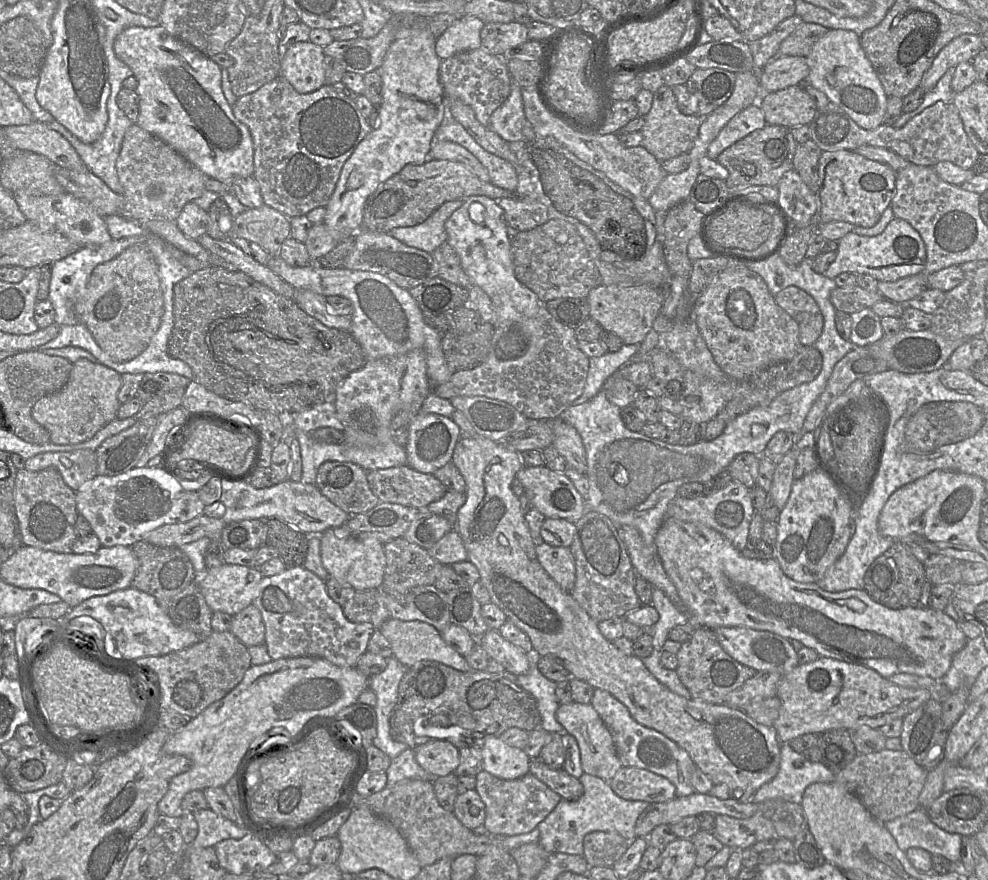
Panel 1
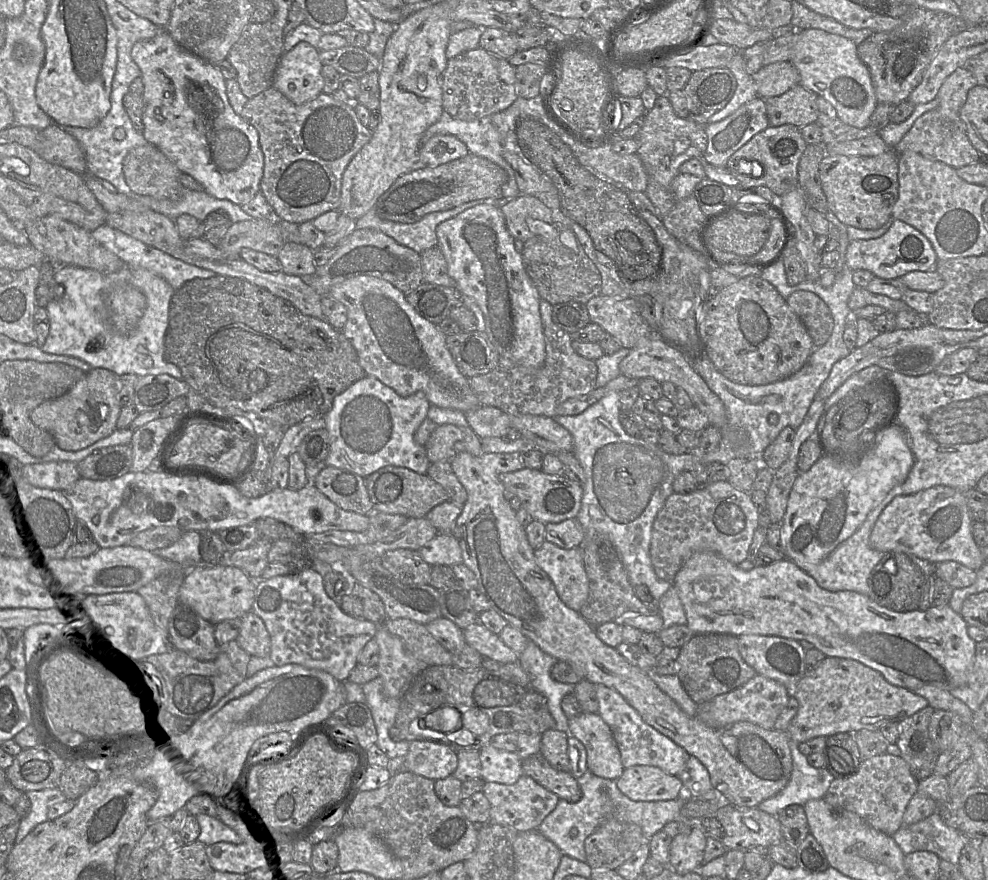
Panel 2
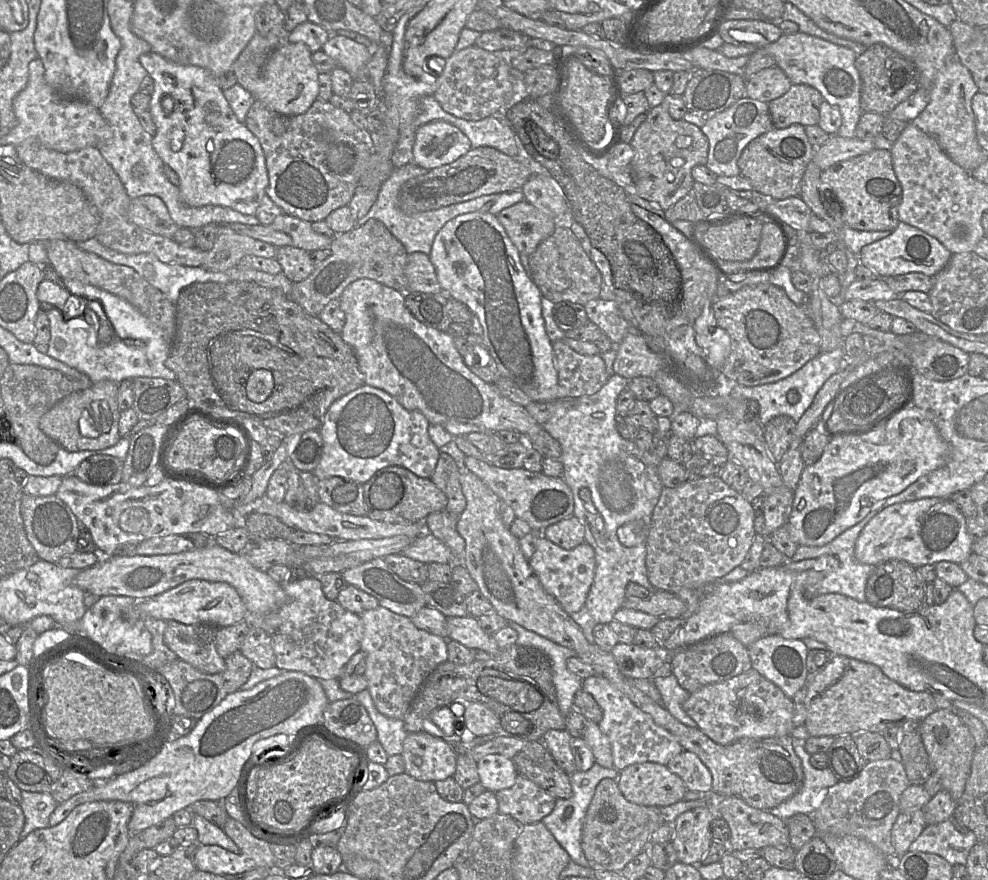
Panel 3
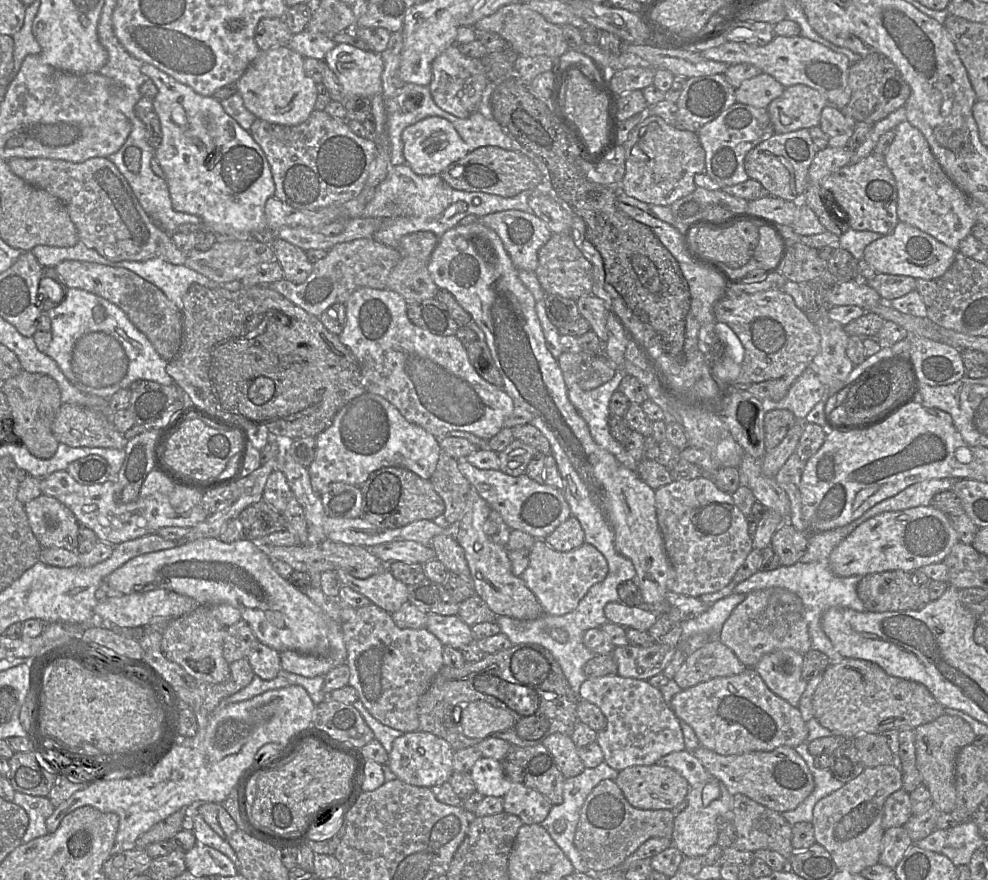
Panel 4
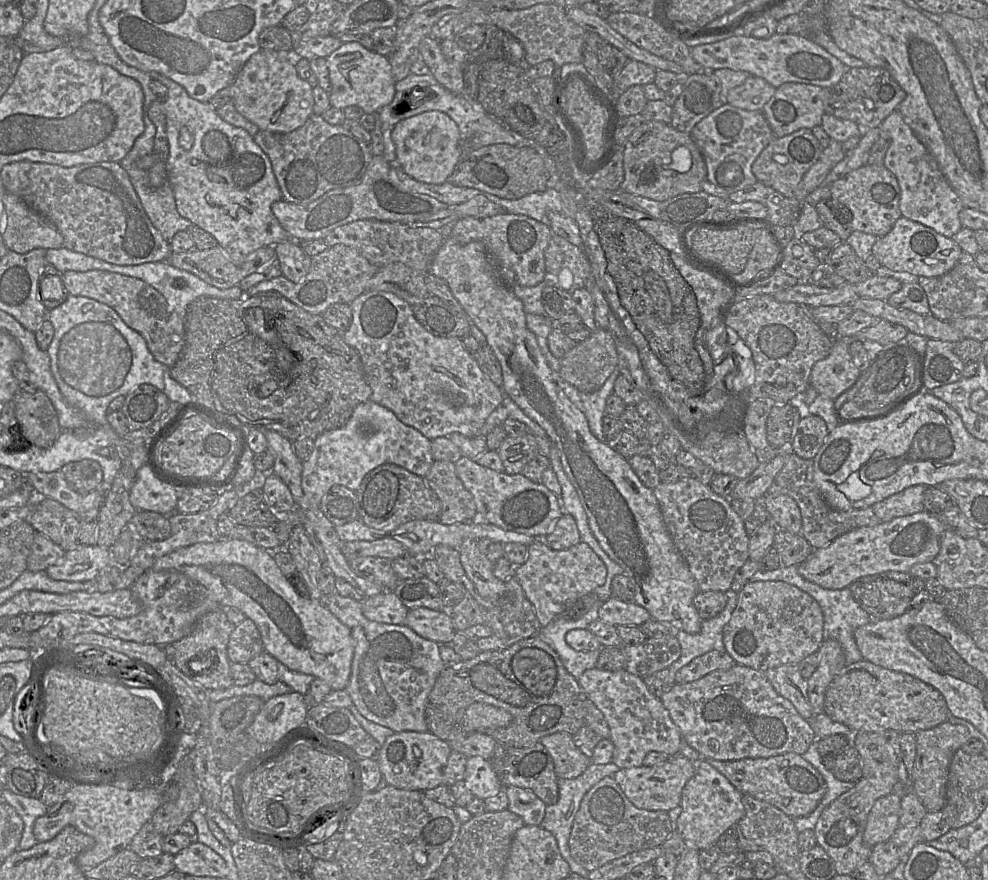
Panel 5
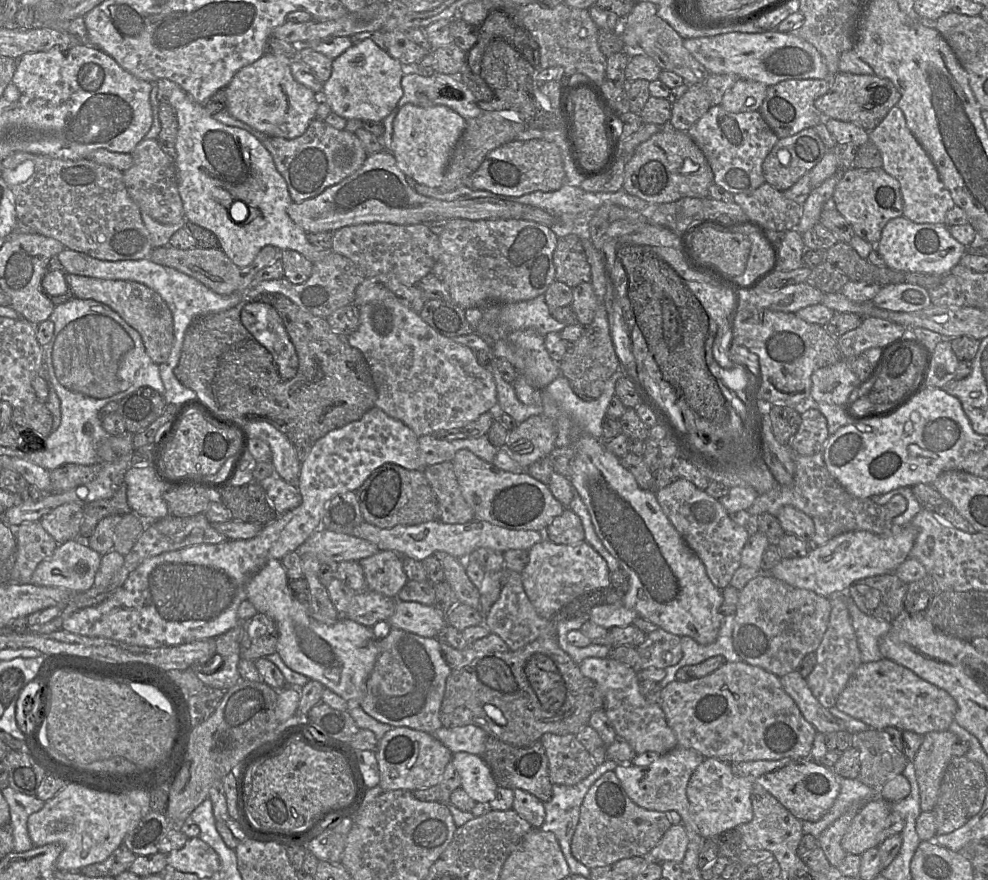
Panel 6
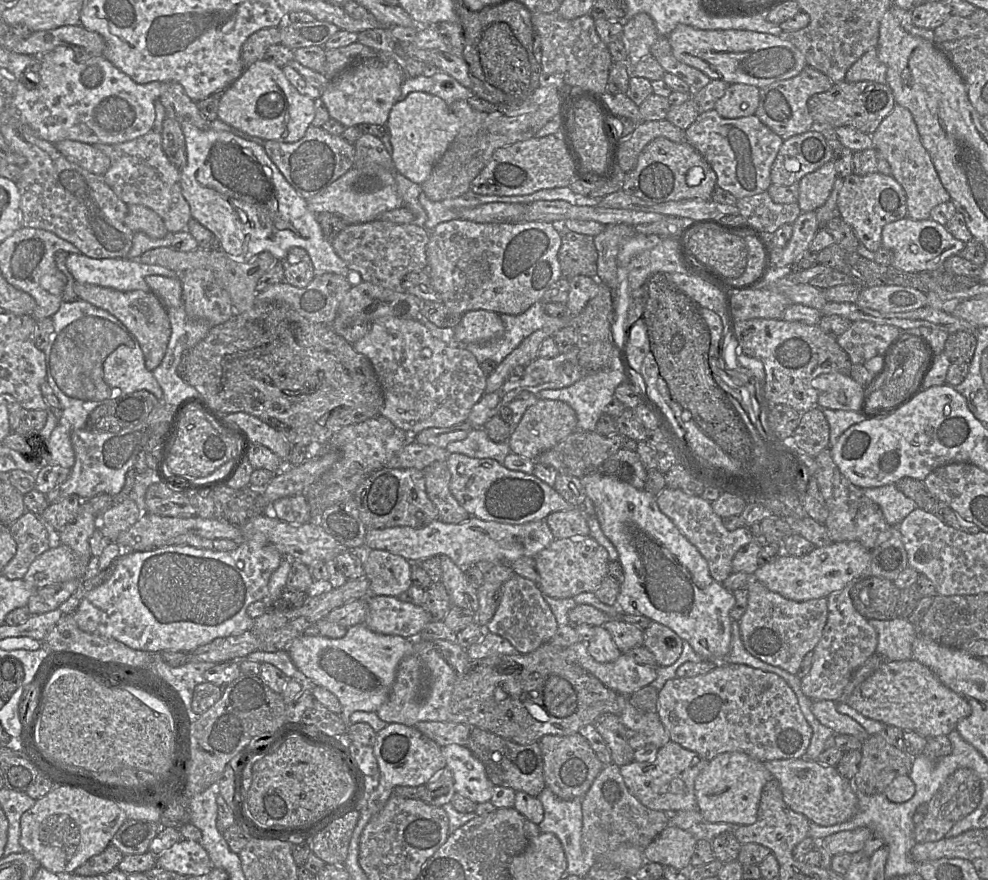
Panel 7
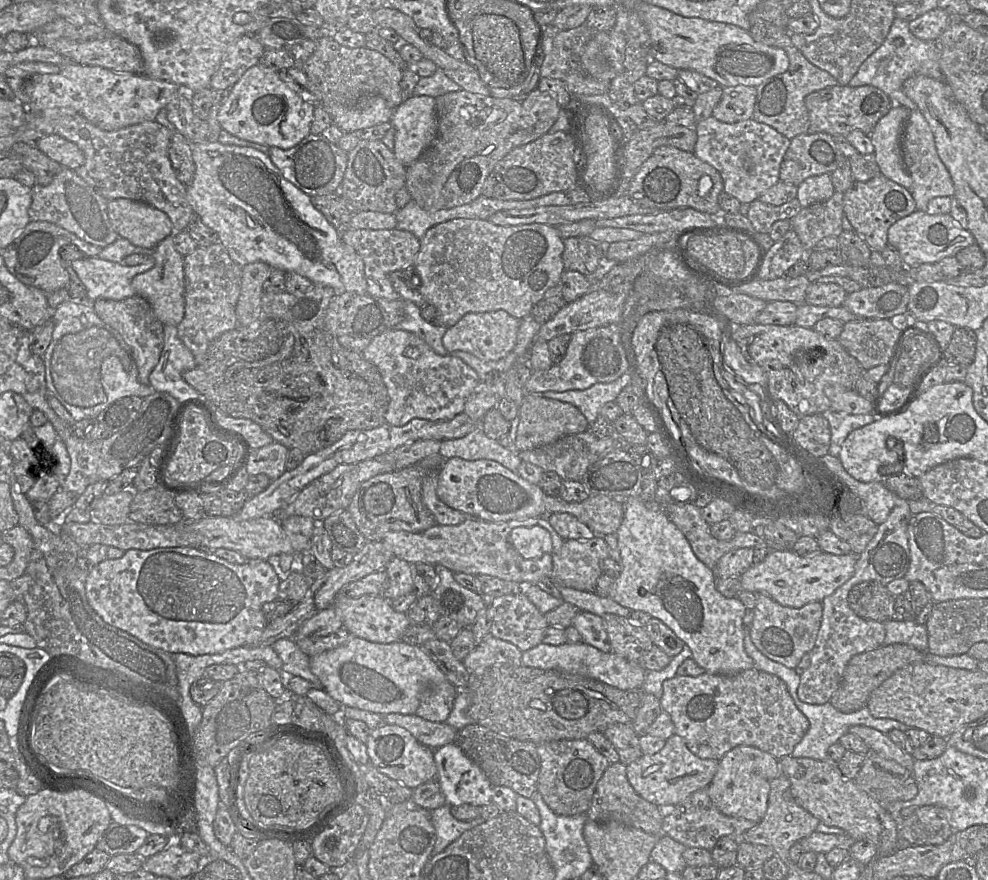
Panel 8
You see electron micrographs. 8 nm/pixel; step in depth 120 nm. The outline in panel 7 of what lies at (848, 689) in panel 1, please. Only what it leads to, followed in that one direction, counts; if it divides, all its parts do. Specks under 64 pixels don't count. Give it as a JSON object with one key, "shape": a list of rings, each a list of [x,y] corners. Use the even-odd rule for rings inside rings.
{"shape":[[[916,660],[885,661],[865,681],[858,685],[846,702],[863,716],[895,726],[903,731],[912,731],[925,738],[947,736],[956,729],[962,719],[971,712],[969,702],[961,695],[945,686],[934,672]]]}

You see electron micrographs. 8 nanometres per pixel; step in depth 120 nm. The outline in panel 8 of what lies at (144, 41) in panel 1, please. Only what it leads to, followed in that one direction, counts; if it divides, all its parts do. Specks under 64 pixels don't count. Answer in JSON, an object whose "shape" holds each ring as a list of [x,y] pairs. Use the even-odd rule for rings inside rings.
{"shape":[[[208,141],[191,145],[192,159],[195,165],[195,172],[192,182],[186,187],[187,200],[201,222],[212,229],[218,237],[218,242],[223,245],[230,258],[239,266],[245,266],[252,262],[263,262],[271,268],[277,268],[284,272],[298,273],[308,278],[312,284],[325,285],[333,288],[336,294],[343,292],[355,292],[358,294],[367,293],[367,282],[364,275],[364,263],[359,254],[341,239],[341,231],[333,227],[311,203],[311,197],[287,181],[278,168],[270,160],[269,156],[261,151],[237,145],[222,144],[219,141]]]}

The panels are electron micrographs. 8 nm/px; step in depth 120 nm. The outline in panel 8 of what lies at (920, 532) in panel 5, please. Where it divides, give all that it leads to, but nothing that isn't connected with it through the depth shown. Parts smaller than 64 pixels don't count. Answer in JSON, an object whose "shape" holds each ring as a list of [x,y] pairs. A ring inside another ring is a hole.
{"shape":[[[771,550],[766,558],[753,564],[741,576],[742,590],[765,593],[782,606],[800,608],[811,602],[822,602],[854,574],[854,553],[834,555],[824,551],[800,556],[793,550]]]}

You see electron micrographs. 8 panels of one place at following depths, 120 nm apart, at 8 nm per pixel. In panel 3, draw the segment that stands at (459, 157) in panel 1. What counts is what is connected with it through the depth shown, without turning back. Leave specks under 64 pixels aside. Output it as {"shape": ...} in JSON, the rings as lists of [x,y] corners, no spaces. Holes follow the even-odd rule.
{"shape":[[[432,121],[415,132],[413,163],[431,170],[452,163],[471,150],[469,139],[444,121]]]}

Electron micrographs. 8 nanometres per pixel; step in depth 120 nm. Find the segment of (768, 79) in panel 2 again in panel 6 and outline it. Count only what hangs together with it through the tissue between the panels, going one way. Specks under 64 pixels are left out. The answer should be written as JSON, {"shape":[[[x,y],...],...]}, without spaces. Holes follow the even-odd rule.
{"shape":[[[739,79],[724,93],[720,105],[729,112],[742,113],[759,111],[767,86],[764,83]]]}

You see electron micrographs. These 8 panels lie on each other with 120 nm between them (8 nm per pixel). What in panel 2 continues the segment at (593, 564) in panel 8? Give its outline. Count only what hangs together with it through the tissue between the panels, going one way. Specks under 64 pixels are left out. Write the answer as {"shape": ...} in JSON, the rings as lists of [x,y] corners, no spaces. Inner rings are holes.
{"shape":[[[545,540],[535,549],[534,557],[553,582],[562,602],[579,612],[589,595],[589,580],[581,547],[562,549]]]}

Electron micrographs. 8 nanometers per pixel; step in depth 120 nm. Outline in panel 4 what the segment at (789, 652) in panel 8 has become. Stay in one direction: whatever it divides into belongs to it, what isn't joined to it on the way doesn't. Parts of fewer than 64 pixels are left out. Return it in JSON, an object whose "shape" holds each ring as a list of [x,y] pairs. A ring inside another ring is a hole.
{"shape":[[[767,588],[746,594],[724,622],[718,639],[730,648],[747,668],[754,668],[764,655],[778,650],[792,649],[800,654],[806,654],[811,649],[802,601],[799,596],[783,588]]]}

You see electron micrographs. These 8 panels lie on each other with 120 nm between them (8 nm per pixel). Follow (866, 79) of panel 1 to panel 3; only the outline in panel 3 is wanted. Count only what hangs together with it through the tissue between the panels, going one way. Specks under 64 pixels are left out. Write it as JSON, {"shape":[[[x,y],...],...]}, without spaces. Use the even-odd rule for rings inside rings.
{"shape":[[[803,32],[782,34],[773,43],[763,49],[776,61],[792,84],[806,84],[817,89],[823,99],[832,106],[836,106],[841,114],[842,123],[837,135],[844,138],[855,137],[855,129],[861,115],[860,86],[861,78],[855,60],[857,54],[844,46],[840,46]]]}

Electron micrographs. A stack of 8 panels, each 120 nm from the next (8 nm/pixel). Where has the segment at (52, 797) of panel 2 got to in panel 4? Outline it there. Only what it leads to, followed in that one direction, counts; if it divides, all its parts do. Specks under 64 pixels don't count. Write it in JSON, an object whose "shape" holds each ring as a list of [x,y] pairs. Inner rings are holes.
{"shape":[[[16,791],[12,802],[22,807],[29,817],[28,827],[21,839],[22,844],[48,834],[46,820],[55,809],[48,797],[32,796]]]}

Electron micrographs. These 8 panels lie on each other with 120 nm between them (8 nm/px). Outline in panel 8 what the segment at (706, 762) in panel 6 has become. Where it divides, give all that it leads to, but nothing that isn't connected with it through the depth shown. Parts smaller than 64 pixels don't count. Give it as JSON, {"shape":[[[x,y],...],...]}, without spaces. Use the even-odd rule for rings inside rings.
{"shape":[[[740,745],[720,760],[718,770],[707,787],[715,807],[724,815],[759,823],[767,810],[771,782],[779,775],[779,760],[753,746]]]}

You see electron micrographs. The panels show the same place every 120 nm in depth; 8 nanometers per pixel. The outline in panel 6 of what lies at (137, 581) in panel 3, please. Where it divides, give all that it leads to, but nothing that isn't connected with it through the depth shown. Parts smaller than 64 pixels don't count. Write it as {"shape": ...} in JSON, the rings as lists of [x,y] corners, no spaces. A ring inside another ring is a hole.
{"shape":[[[272,559],[254,574],[246,583],[246,600],[250,601],[258,613],[272,618],[278,630],[276,653],[293,671],[311,680],[317,680],[326,688],[351,704],[359,704],[365,694],[365,684],[372,672],[379,654],[379,640],[372,627],[367,627],[346,617],[340,617],[334,624],[325,624],[310,616],[307,604],[295,599],[289,589],[289,578],[281,560]]]}

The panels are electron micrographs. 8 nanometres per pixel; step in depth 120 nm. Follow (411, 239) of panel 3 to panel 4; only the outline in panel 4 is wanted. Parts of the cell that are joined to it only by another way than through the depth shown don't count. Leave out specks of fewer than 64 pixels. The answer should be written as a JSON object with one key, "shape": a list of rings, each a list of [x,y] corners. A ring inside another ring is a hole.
{"shape":[[[404,163],[389,167],[385,179],[376,188],[373,198],[366,204],[361,217],[389,219],[390,221],[371,238],[397,248],[402,237],[414,232],[429,231],[439,239],[468,215],[482,217],[506,210],[532,212],[529,199],[536,191],[536,189],[527,189],[514,197],[501,197],[483,192],[454,190],[442,180],[440,175],[418,175]],[[473,198],[479,198],[480,204],[474,205]]]}

